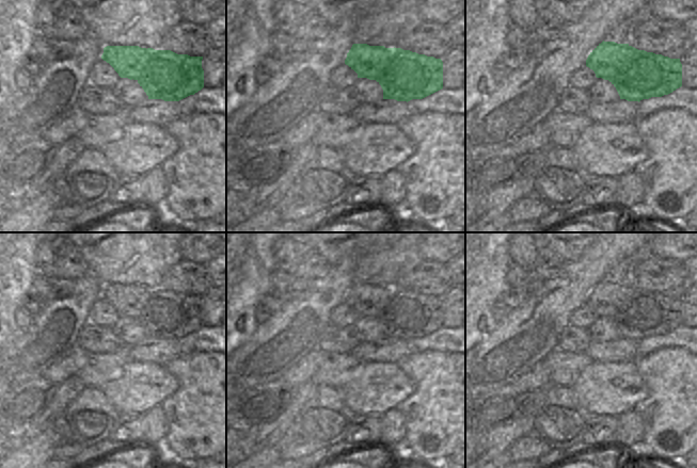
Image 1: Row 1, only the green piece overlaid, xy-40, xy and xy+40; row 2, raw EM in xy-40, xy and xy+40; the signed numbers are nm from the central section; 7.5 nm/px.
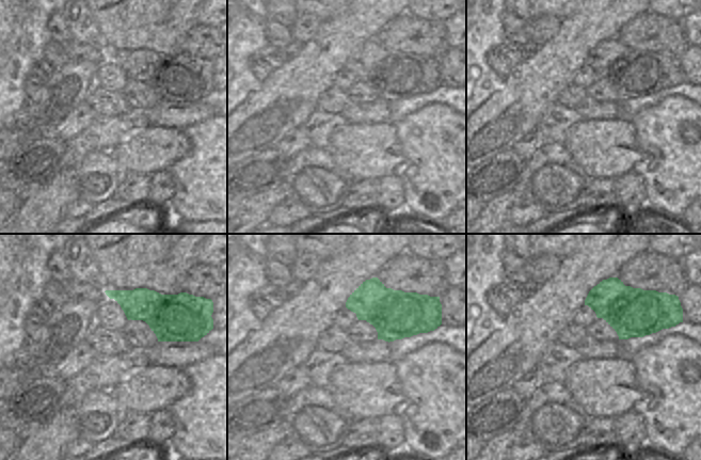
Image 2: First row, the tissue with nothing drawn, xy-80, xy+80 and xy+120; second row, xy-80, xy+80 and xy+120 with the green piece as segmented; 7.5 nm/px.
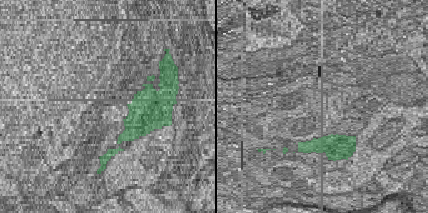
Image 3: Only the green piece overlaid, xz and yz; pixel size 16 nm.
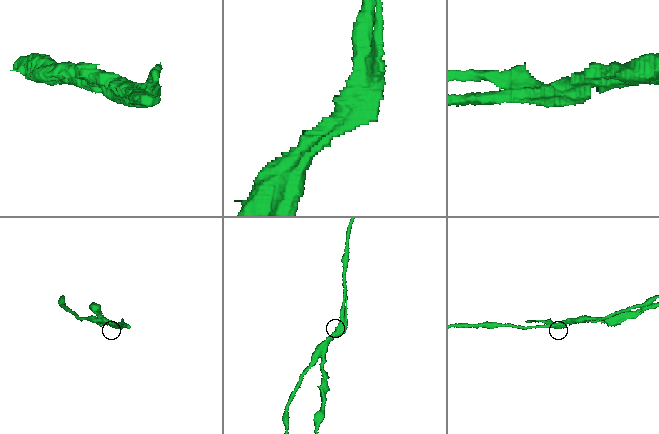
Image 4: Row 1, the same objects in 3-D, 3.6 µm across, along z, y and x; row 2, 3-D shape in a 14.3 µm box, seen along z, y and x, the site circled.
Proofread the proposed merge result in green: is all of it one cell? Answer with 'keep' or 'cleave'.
cleave

